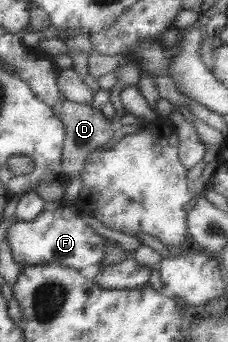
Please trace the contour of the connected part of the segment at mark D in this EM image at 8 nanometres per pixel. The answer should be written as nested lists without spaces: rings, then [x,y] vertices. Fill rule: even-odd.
[[[62,100],[51,106],[51,109],[55,117],[61,120],[64,129],[59,165],[65,177],[72,178],[83,170],[87,154],[99,149],[111,139],[112,129],[109,128],[109,121],[104,118],[98,108],[83,103],[71,103],[71,101]]]

